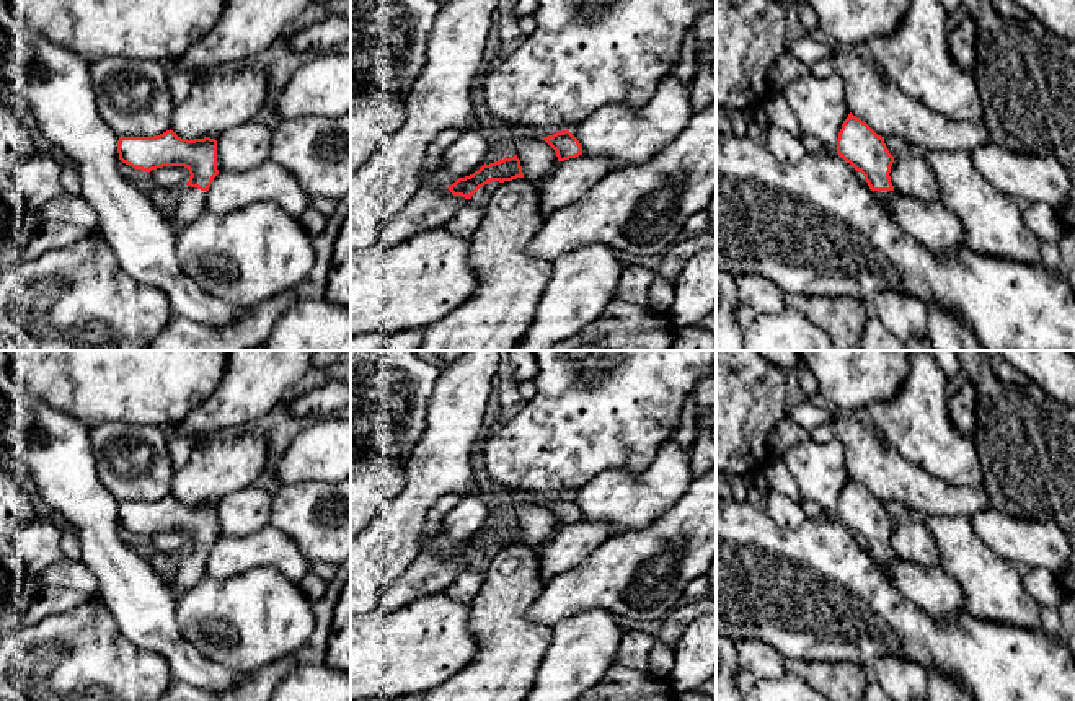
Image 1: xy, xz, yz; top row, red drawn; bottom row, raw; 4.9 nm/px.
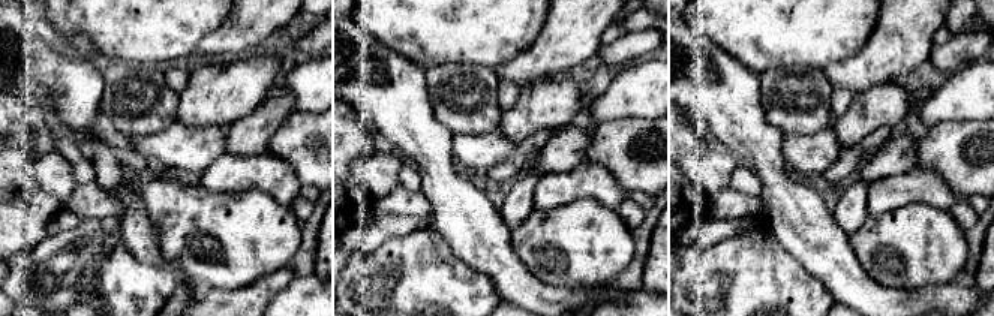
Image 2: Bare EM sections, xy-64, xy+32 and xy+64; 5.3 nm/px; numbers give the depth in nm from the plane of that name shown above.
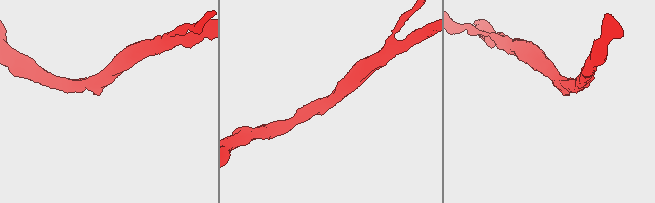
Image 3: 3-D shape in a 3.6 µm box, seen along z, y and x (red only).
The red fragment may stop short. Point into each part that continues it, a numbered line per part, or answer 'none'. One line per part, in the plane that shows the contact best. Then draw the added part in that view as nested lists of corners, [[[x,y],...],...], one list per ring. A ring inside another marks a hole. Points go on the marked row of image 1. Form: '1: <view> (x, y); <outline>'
1: xy (191, 202); [[[186,186],[171,215],[171,227],[183,227],[192,222],[206,209],[206,201],[206,191]]]

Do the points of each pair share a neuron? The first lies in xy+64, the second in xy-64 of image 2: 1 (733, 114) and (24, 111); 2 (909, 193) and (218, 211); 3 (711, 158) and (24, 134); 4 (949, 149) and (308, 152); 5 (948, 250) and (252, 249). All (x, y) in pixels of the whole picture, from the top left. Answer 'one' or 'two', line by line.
1: two
2: two
3: two
4: one
5: one

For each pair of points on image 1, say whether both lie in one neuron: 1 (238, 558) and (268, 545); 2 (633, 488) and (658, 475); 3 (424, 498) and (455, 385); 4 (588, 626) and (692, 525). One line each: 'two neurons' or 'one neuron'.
1: one neuron
2: one neuron
3: one neuron
4: two neurons

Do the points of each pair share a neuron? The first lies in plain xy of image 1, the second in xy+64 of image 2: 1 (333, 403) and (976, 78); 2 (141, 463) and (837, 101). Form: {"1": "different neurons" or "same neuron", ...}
{"1": "different neurons", "2": "different neurons"}

